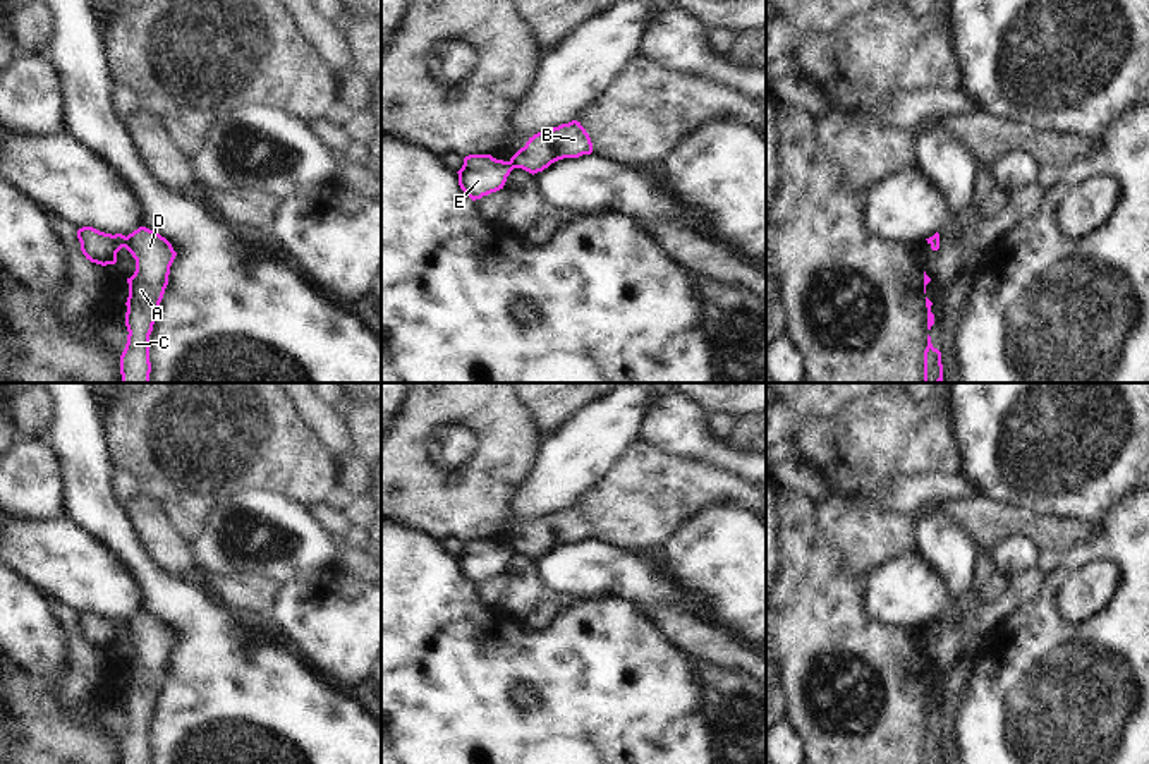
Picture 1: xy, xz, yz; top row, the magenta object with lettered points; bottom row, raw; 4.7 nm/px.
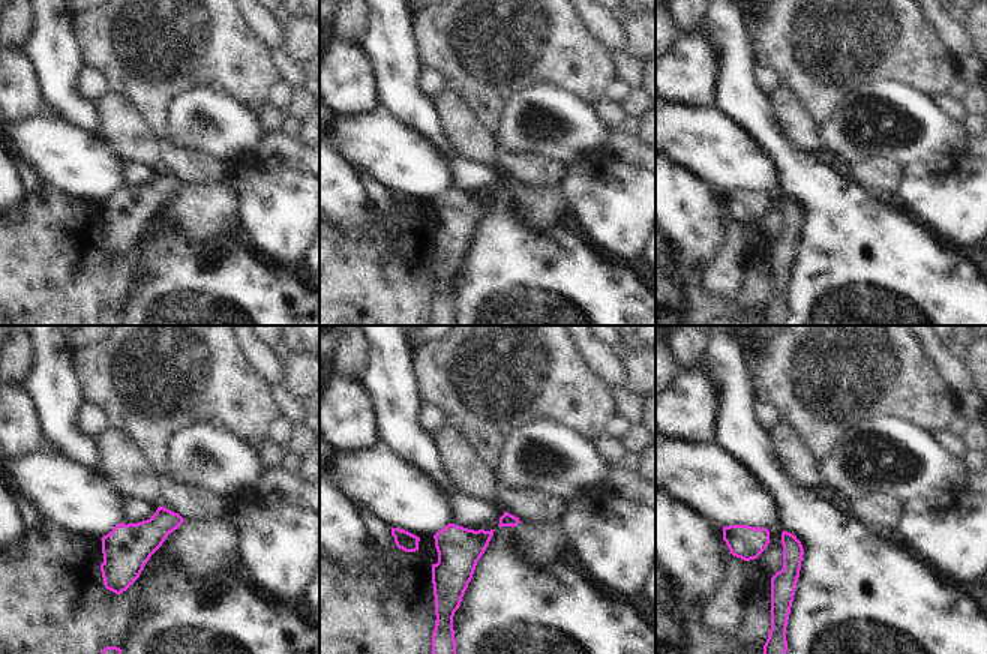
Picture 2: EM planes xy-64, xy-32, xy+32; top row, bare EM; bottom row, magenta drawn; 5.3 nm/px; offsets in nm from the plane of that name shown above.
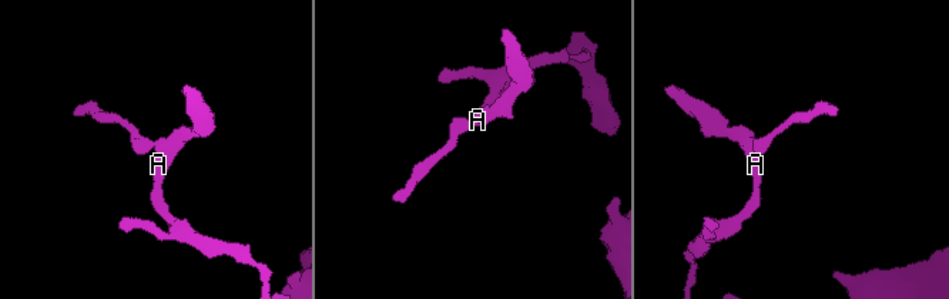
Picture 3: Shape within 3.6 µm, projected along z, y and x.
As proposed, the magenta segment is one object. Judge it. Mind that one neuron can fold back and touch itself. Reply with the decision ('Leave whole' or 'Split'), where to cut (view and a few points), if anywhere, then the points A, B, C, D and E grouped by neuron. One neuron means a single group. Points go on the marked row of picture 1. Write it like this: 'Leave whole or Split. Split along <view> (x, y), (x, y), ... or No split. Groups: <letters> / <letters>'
Split. Split along xy (126, 237), (127, 248). Groups: A B C D / E

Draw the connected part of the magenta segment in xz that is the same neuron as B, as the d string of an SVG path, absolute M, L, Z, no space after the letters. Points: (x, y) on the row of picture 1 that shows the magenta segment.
M572 120L529 137L526 146L510 158L510 163L514 168L522 168L534 175L558 160L591 153L593 142L589 134L581 122Z

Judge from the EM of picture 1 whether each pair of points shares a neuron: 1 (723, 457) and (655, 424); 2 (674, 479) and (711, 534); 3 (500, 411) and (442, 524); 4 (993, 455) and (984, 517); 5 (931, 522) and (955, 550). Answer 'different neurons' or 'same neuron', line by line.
1: same neuron
2: different neurons
3: same neuron
4: different neurons
5: same neuron

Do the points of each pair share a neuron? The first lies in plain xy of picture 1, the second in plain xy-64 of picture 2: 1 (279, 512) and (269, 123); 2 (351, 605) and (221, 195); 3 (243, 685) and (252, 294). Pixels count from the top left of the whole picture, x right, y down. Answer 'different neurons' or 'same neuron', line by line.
1: different neurons
2: different neurons
3: same neuron

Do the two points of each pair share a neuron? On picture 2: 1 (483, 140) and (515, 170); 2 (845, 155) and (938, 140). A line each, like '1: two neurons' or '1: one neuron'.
1: two neurons
2: one neuron

